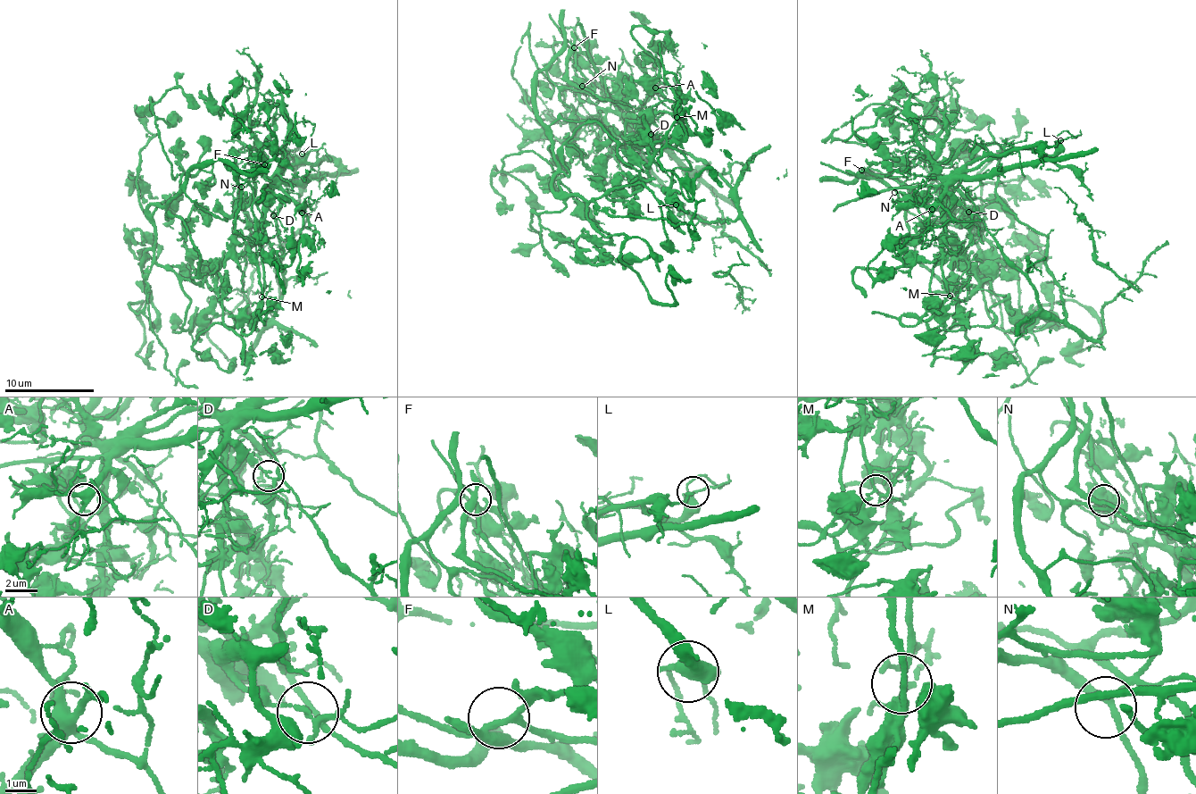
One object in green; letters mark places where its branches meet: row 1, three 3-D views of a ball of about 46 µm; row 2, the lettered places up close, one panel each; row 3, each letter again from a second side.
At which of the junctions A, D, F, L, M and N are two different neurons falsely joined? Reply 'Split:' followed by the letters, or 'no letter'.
Split: D, M

